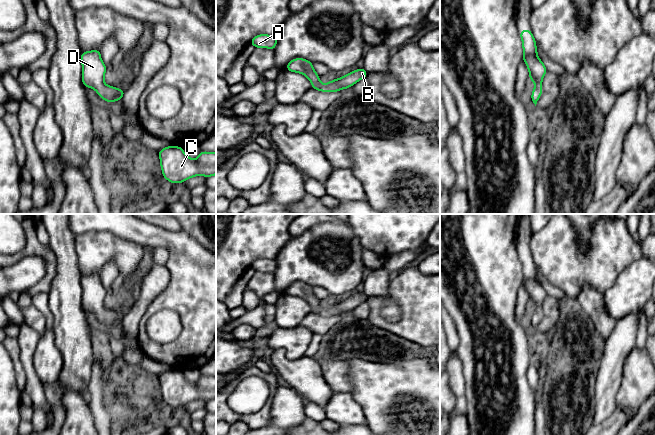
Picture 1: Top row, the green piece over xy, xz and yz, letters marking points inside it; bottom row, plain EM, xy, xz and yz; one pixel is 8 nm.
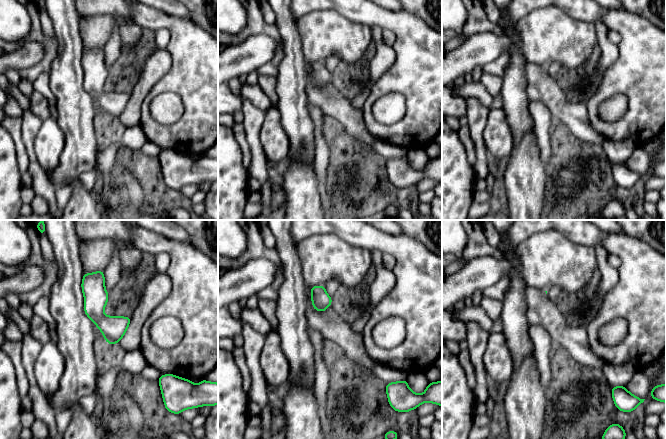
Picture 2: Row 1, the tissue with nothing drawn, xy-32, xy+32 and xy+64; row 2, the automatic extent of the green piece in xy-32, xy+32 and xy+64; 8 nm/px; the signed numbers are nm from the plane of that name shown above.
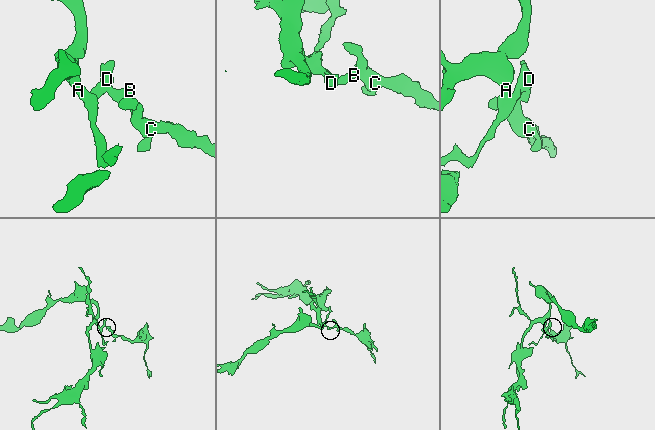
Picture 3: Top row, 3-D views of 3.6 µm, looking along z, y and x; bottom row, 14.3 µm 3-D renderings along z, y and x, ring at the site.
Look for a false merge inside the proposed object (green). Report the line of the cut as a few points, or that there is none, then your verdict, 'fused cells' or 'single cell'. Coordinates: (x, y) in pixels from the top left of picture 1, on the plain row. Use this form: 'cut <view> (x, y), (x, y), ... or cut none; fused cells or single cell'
cut none; single cell

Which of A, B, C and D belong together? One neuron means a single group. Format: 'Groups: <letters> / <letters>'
Groups: A B C D

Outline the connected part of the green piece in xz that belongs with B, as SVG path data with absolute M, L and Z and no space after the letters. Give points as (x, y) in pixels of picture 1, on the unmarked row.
M295 282L291 284L286 293L291 296L297 296L305 299L312 308L312 313L323 315L323 316L336 316L342 313L352 311L359 304L366 302L367 295L362 293L354 294L347 299L338 303L332 304L326 308L322 308L319 304L319 299L313 292L313 287L303 282Z

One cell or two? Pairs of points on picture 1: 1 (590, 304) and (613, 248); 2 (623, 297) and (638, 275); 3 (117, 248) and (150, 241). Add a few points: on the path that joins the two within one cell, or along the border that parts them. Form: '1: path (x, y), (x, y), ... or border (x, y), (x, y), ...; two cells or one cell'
1: border (602, 294), (592, 287), (584, 287), (576, 298); two cells
2: path (628, 292), (637, 280); one cell
3: border (116, 235), (145, 246); two cells

